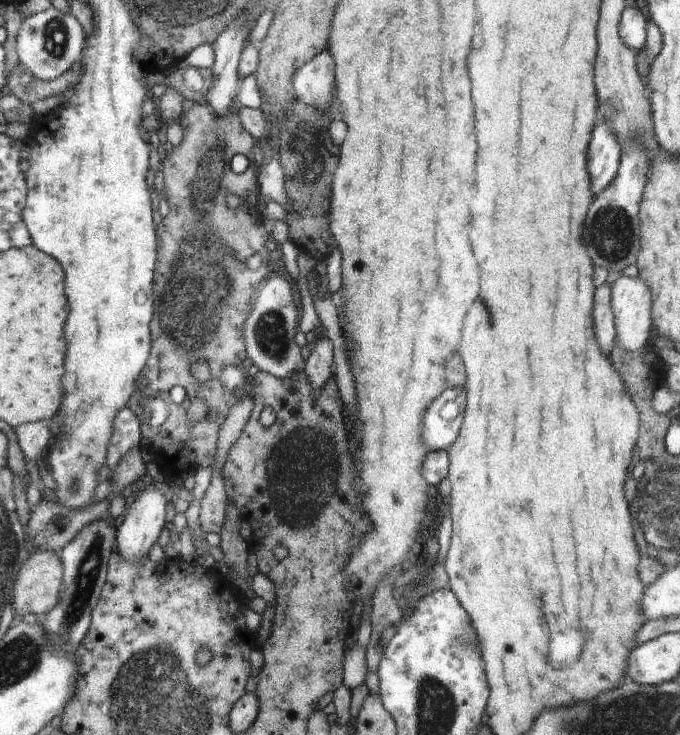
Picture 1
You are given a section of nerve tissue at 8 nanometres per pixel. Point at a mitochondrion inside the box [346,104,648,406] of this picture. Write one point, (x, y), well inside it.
(611, 234)

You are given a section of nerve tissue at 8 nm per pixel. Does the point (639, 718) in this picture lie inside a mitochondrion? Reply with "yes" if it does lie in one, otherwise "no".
yes

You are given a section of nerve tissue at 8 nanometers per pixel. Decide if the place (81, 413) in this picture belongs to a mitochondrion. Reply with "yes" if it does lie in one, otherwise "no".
no

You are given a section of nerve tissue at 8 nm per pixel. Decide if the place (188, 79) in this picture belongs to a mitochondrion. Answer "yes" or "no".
no

